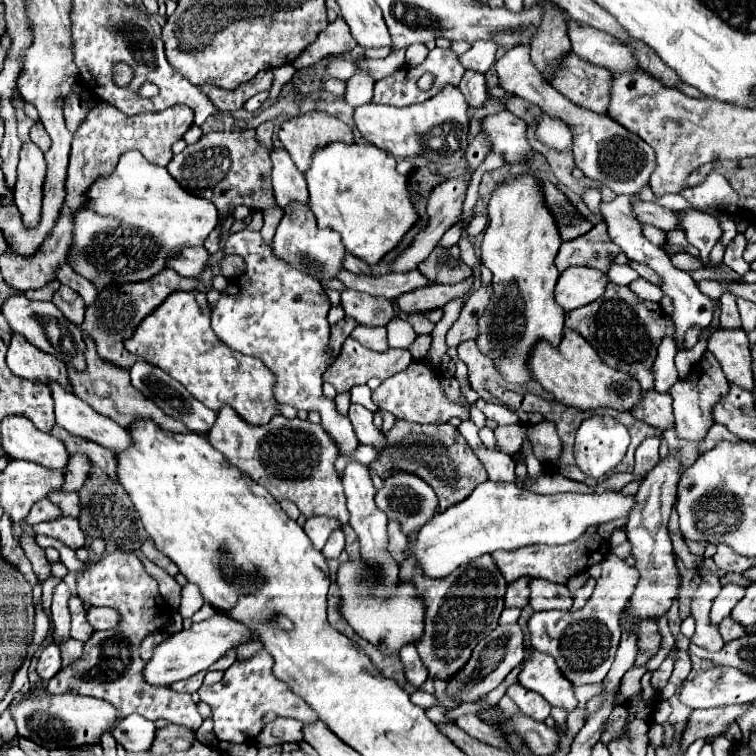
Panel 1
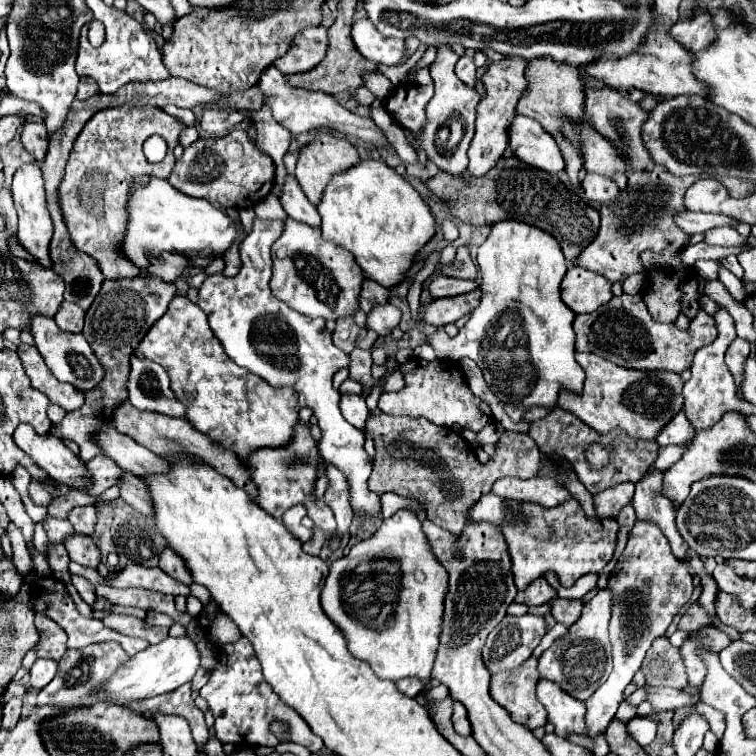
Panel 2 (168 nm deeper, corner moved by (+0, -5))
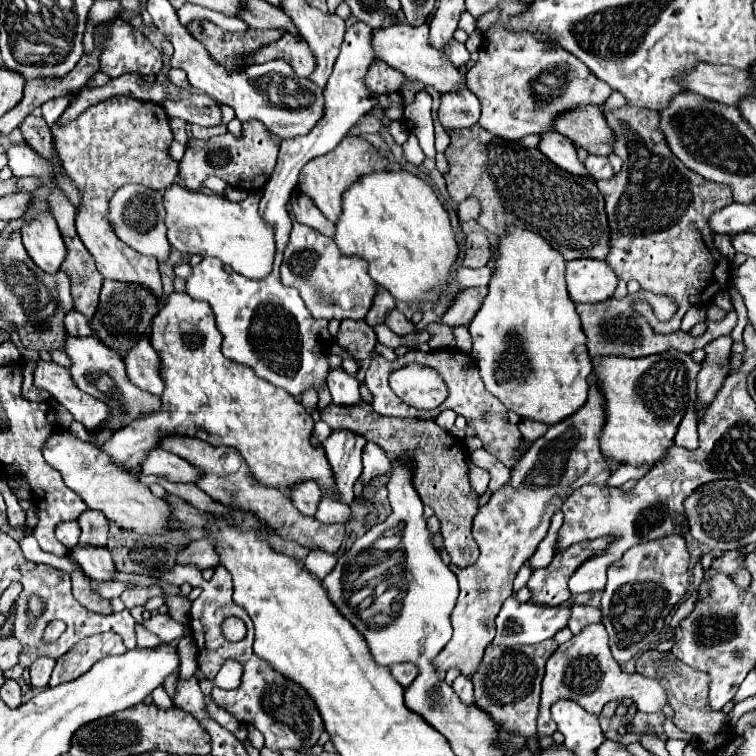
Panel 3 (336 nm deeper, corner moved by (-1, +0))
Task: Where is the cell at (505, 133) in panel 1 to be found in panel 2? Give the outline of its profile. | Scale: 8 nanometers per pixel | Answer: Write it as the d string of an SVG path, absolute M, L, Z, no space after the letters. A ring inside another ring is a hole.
M517 115L509 131L509 145L527 165L547 173L559 173L565 169L565 161L555 139L535 119Z

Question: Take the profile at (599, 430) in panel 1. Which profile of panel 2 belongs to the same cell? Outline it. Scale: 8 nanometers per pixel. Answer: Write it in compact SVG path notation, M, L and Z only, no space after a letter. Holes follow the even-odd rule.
M593 445L591 449L587 449L587 459L589 459L589 463L595 469L601 469L609 461L609 455L611 455L611 451L609 449L603 449L599 445Z

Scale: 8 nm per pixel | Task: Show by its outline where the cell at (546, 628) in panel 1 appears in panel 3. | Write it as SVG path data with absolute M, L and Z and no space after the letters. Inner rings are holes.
M602 622L588 624L580 630L580 634L572 636L568 642L560 644L556 652L546 662L546 676L542 680L542 700L540 700L540 716L538 716L538 734L554 734L556 724L550 718L550 704L568 698L578 702L582 708L586 708L592 714L600 714L602 706L610 700L624 700L630 698L638 712L654 714L662 712L664 706L668 706L668 692L666 688L652 678L646 676L628 676L624 670L618 668L614 662L610 648L608 648L608 634L604 630Z

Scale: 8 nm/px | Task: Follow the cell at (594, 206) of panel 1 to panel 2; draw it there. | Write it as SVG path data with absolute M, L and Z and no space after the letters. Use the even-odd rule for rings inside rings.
M533 59L533 61L529 61L529 67L527 67L527 79L529 79L529 89L521 97L521 101L517 105L517 113L539 121L553 135L553 139L557 141L557 145L565 157L565 165L567 165L565 171L569 173L573 183L579 183L577 173L579 173L583 161L579 157L579 151L575 149L575 145L571 145L571 141L567 141L567 137L563 137L563 123L561 123L561 119L589 121L583 115L585 87L579 81L579 71L567 63L557 63L553 59Z

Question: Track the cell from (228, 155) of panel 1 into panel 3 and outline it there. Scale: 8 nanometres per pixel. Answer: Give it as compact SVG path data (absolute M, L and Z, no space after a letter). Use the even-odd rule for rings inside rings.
M248 120L244 122L244 134L240 138L234 138L230 132L226 132L224 136L214 136L210 140L190 138L186 154L180 160L178 176L182 178L182 184L194 192L202 188L208 176L218 176L232 188L256 194L270 180L276 158L278 158L278 146L270 140L270 134L264 128L264 124L260 120Z

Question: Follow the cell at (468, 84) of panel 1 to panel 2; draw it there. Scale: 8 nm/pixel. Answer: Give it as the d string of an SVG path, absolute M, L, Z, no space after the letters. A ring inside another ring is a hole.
M463 55L463 57L457 61L457 65L455 65L455 75L457 75L463 83L467 83L469 87L473 87L473 85L475 85L475 63L473 63L473 57Z

